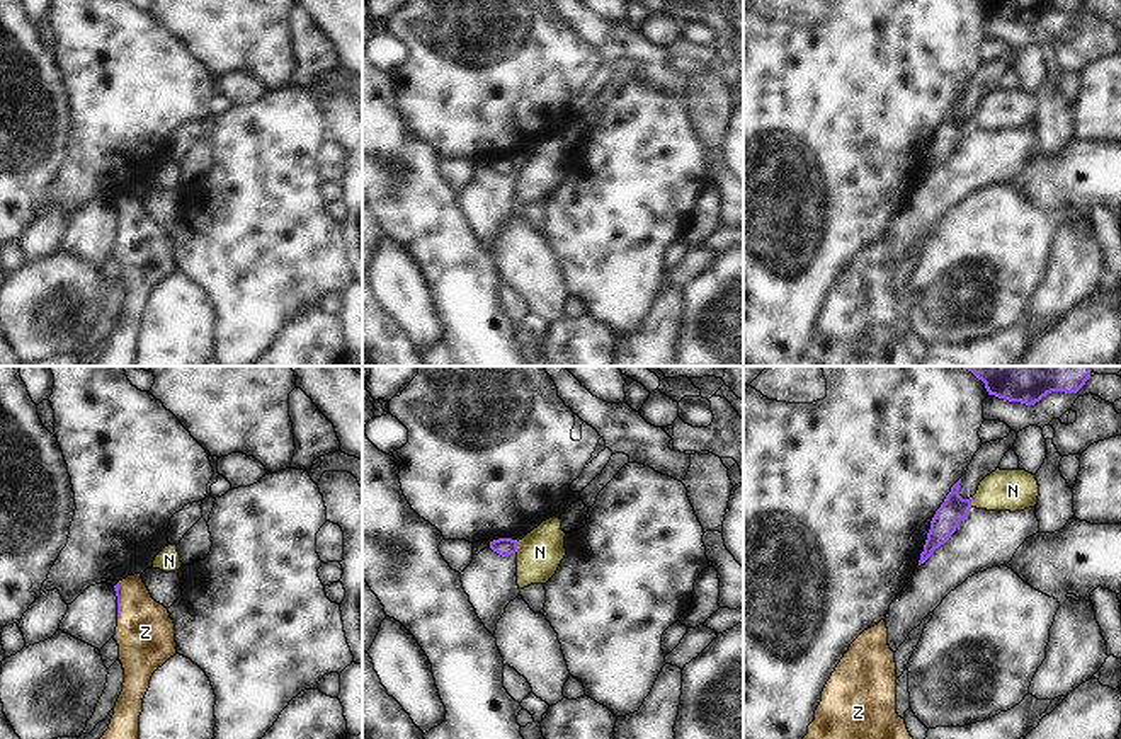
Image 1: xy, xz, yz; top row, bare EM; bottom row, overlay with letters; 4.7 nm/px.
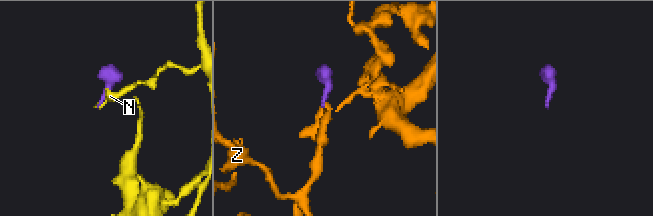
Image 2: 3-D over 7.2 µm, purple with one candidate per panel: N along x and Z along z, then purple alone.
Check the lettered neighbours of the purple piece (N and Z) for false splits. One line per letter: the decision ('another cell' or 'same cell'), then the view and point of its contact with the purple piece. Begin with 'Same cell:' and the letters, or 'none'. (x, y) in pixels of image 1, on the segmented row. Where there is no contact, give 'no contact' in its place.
Same cell: Z
N: another cell; meets purple in yz at (972, 499)
Z: same cell; meets purple in xy at (118, 600)

